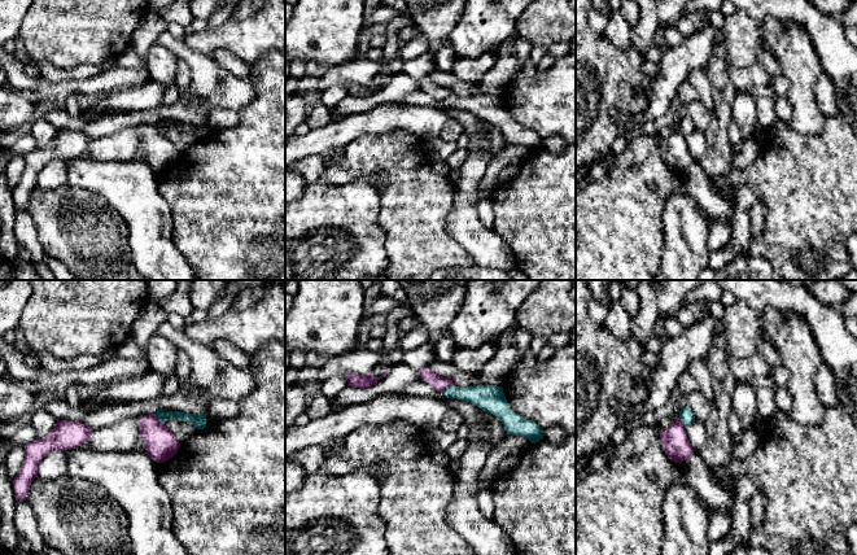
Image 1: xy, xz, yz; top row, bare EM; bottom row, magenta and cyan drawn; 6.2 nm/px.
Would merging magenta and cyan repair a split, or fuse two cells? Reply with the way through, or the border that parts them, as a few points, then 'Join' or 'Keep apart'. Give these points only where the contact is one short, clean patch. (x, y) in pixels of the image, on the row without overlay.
Boundary: xy (153, 125), (164, 134). Keep apart

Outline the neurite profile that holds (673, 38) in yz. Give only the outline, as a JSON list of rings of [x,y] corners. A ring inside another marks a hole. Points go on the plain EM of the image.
[[[665,26],[664,38],[668,47],[681,45],[686,39],[675,26]]]

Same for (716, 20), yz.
[[[721,10],[710,12],[705,27],[721,29],[725,22],[725,17],[726,16]]]

